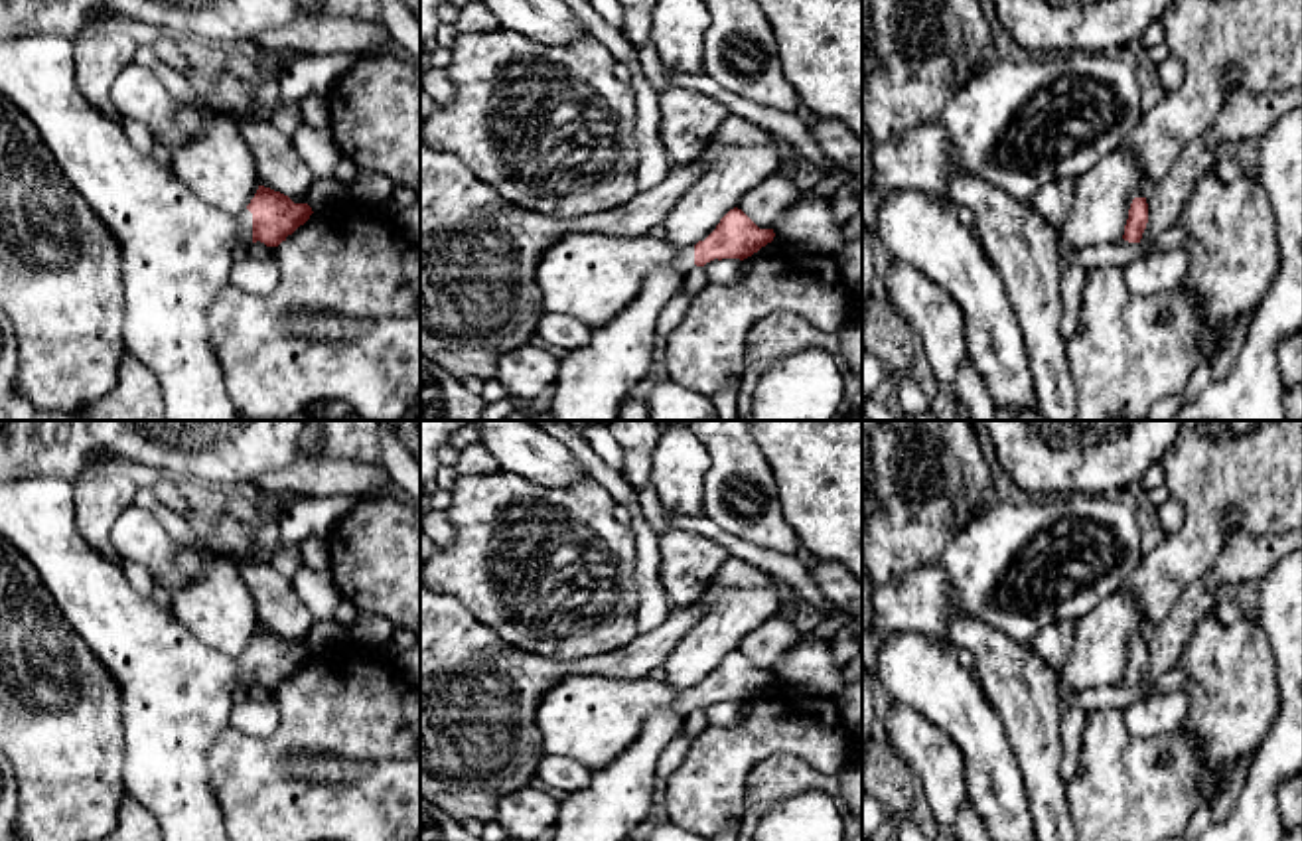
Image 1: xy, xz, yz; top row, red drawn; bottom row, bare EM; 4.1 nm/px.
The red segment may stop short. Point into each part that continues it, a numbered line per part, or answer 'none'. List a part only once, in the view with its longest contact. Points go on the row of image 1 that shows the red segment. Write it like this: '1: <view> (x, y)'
1: xy (176, 253)

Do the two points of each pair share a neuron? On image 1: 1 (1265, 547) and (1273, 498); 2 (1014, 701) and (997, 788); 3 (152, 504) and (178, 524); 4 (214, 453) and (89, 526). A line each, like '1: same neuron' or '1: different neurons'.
1: different neurons
2: different neurons
3: same neuron
4: different neurons

